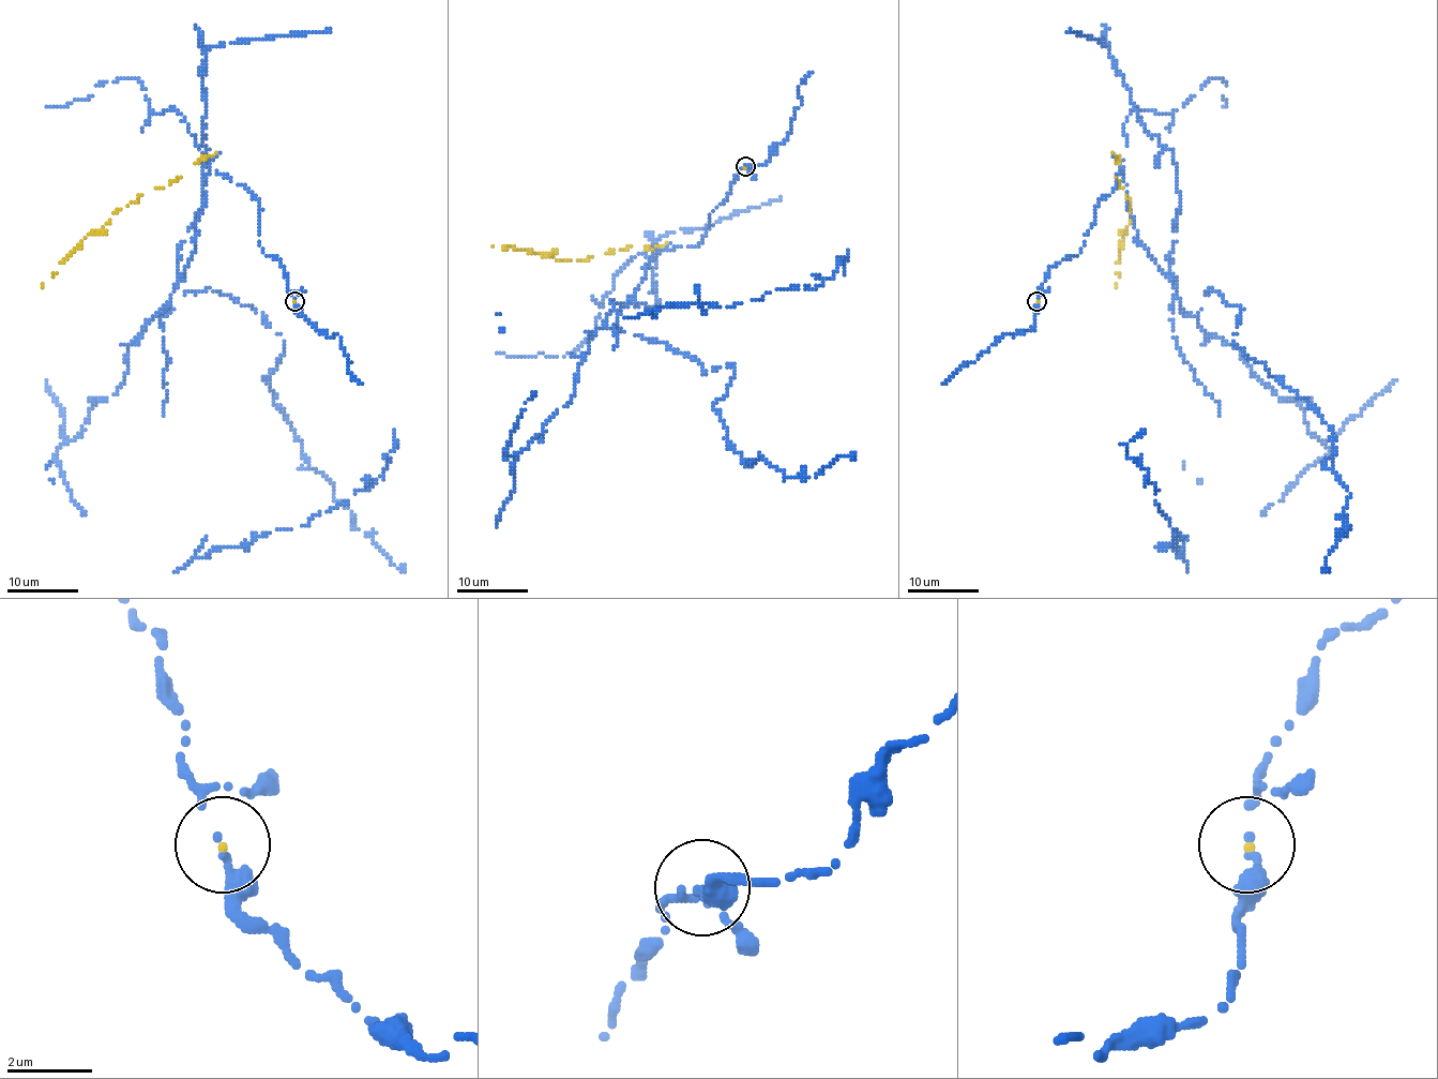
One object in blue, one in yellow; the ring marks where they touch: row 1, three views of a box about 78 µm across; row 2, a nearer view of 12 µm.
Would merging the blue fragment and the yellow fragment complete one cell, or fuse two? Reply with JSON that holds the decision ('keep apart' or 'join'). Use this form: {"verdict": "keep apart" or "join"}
{"verdict": "keep apart"}

